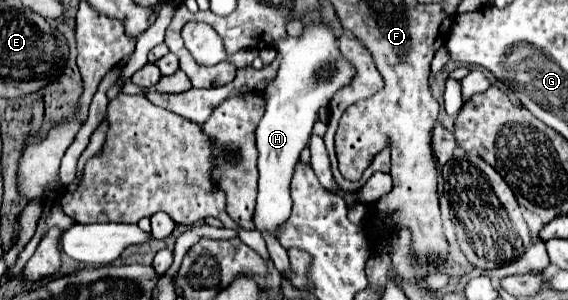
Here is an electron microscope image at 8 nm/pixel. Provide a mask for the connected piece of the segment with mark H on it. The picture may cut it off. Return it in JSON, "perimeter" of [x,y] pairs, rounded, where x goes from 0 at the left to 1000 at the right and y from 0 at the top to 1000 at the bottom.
{"perimeter":[[[548,77],[533,97],[533,117],[526,130],[505,123],[484,150],[484,163],[495,170],[498,197],[488,257],[463,303],[470,323],[470,363],[452,423],[456,643],[445,703],[449,763],[470,770],[481,790],[488,790],[491,757],[512,717],[512,590],[526,543],[530,503],[544,477],[558,370],[565,350],[576,350],[590,303],[611,283],[625,250],[621,223],[600,190],[590,137],[593,130],[576,83]]]}

